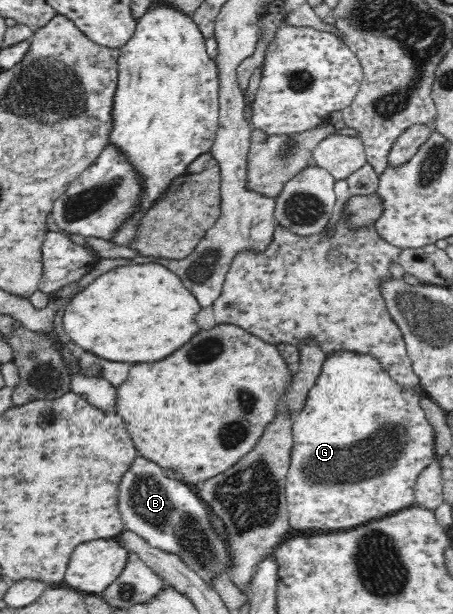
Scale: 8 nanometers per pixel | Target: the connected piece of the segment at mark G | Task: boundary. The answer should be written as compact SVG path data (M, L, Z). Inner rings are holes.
M335 350L325 358L317 381L309 389L303 407L294 415L292 423L293 447L286 491L291 529L347 529L416 505L414 485L417 477L425 467L437 461L433 425L421 406L424 394L427 396L422 387L409 388L394 381L371 353ZM309 477L337 481L337 487L309 483Z

